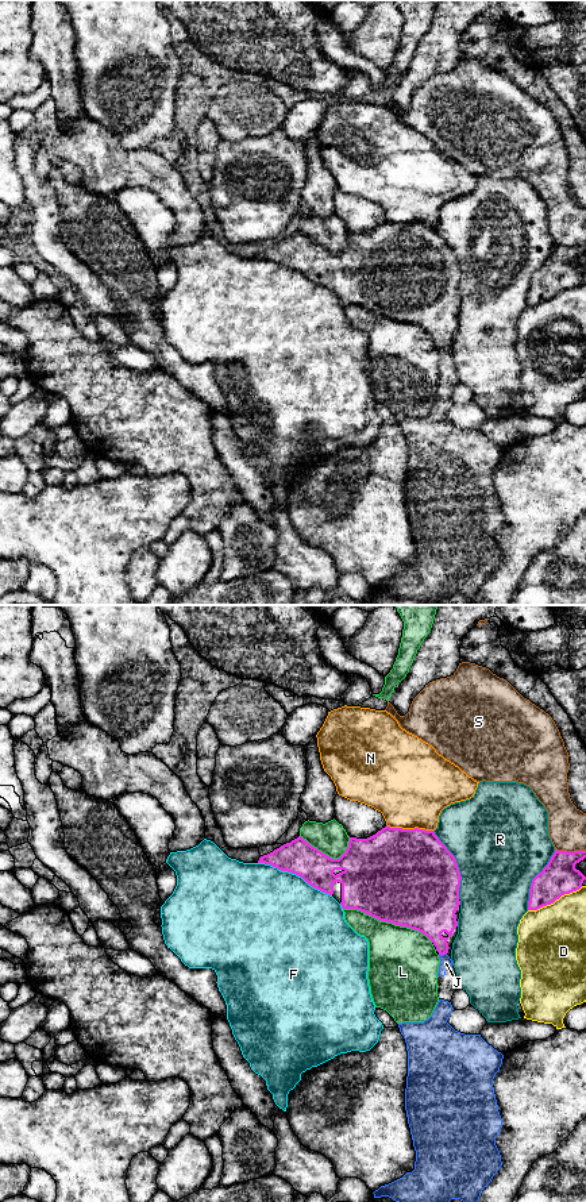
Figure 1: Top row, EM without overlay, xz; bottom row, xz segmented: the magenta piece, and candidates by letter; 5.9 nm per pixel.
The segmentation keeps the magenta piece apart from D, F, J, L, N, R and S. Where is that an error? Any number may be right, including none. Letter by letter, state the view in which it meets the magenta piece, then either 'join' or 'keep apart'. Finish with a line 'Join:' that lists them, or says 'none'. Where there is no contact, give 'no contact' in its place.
D: meets magenta in xz; keep apart
F: meets magenta in xz; keep apart
J: meets magenta in xz; join
L: meets magenta in xz; keep apart
N: meets magenta in xz; keep apart
R: meets magenta in xz; keep apart
S: meets magenta in xz; keep apart
Join: J

